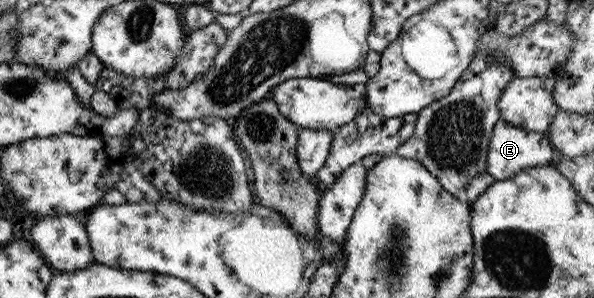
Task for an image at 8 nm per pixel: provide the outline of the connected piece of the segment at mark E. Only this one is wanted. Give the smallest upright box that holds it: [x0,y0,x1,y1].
[486,120,553,181]

